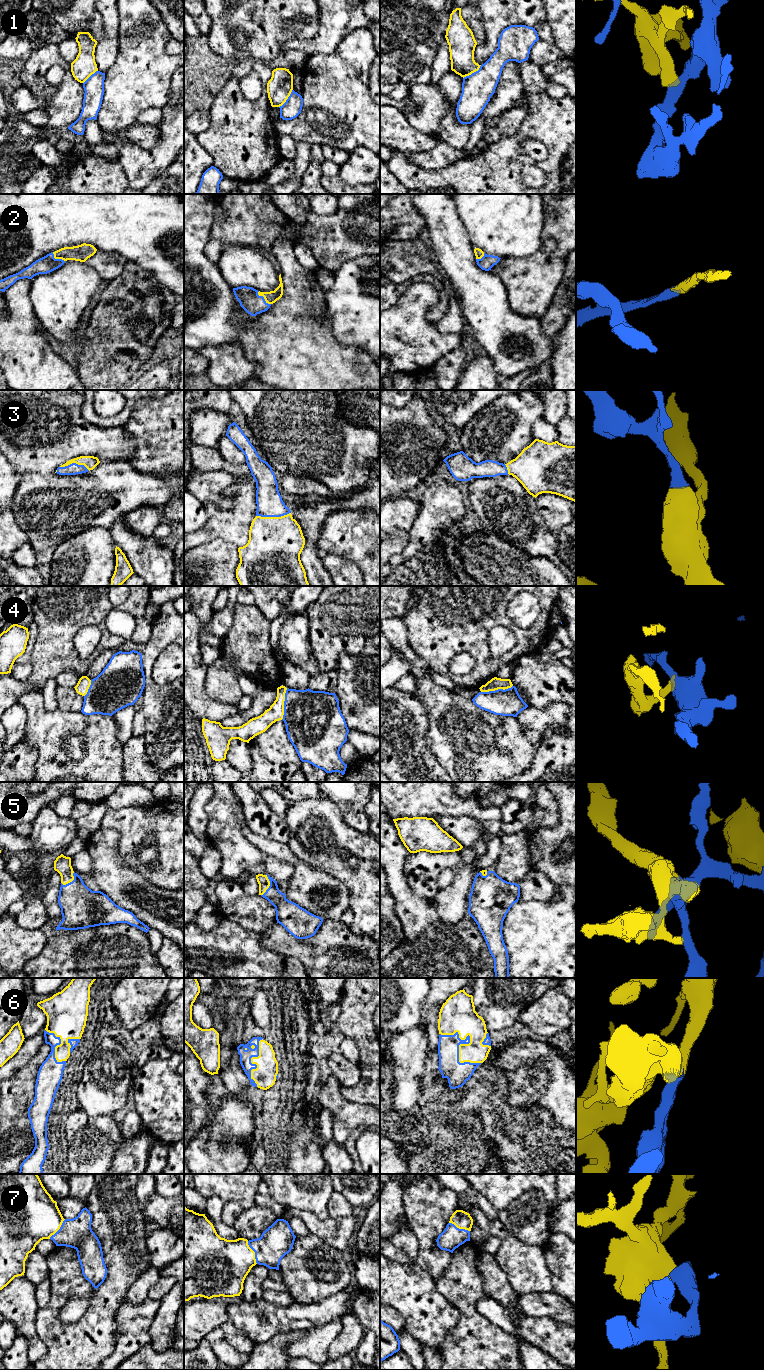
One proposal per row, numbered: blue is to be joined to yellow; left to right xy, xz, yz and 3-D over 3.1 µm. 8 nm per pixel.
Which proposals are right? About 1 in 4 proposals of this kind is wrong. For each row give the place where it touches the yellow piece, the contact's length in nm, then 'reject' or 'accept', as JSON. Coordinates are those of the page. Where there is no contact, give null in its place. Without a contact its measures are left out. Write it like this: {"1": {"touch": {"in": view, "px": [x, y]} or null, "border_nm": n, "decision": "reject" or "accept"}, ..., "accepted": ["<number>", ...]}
{"1": {"touch": {"in": "yz", "px": [472, 72]}, "border_nm": 190, "decision": "reject"}, "2": {"touch": {"in": "xz", "px": [263, 296]}, "border_nm": 150, "decision": "accept"}, "3": {"touch": {"in": "xz", "px": [272, 517]}, "border_nm": 280, "decision": "accept"}, "4": {"touch": {"in": "xz", "px": [283, 704]}, "border_nm": 260, "decision": "reject"}, "5": {"touch": {"in": "xz", "px": [269, 885]}, "border_nm": 180, "decision": "accept"}, "6": {"touch": {"in": "yz", "px": [464, 1044]}, "border_nm": 400, "decision": "accept"}, "7": {"touch": {"in": "xz", "px": [254, 1252]}, "border_nm": 200, "decision": "accept"}, "accepted": ["2", "3", "5", "6", "7"]}

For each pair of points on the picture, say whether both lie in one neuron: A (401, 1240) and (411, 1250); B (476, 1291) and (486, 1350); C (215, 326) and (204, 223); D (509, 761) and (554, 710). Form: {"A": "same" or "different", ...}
{"A": "same", "B": "same", "C": "same", "D": "different"}

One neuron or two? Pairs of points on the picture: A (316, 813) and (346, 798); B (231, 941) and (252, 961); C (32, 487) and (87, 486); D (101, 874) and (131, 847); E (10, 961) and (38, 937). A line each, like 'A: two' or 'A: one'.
A: two
B: one
C: one
D: two
E: one

